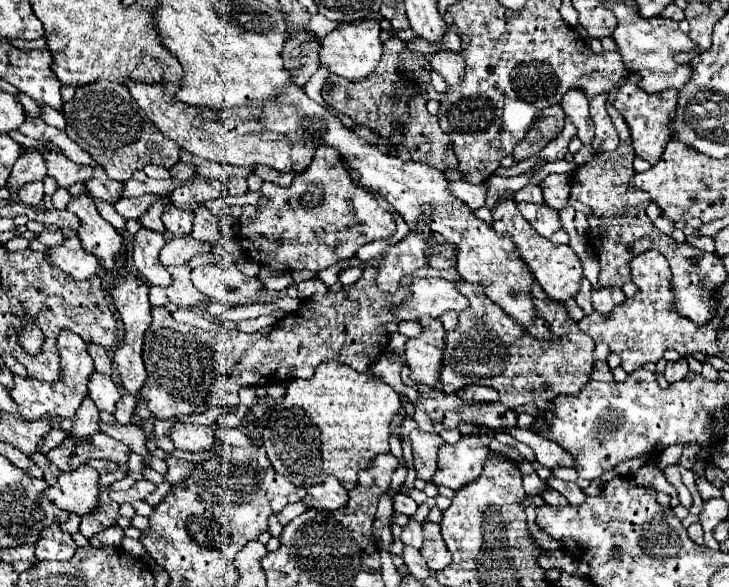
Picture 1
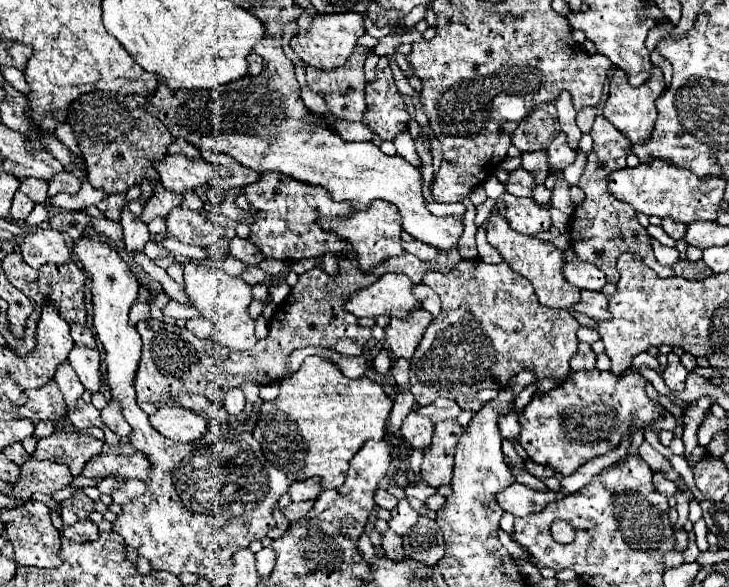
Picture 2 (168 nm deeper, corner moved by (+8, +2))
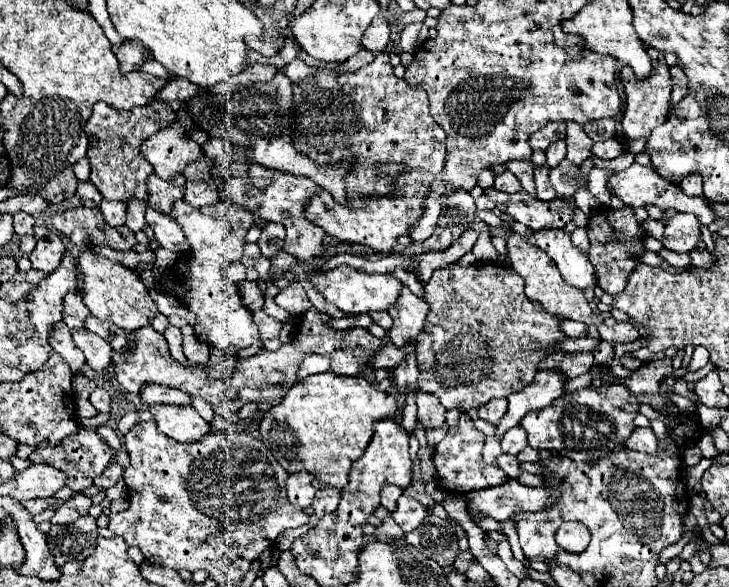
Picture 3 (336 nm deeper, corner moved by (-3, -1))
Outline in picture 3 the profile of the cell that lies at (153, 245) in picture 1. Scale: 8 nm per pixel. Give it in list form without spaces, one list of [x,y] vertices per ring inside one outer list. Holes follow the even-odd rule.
[[[129,199],[127,201],[127,227],[137,233],[137,231],[143,231],[147,221],[145,221],[145,209],[147,209],[147,203],[141,201],[141,199]]]

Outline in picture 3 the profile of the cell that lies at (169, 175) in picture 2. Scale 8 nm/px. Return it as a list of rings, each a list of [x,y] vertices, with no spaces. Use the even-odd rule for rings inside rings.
[[[175,121],[171,127],[149,137],[143,145],[143,157],[155,167],[157,177],[173,179],[183,173],[183,169],[205,157],[203,149],[185,137],[185,131]]]

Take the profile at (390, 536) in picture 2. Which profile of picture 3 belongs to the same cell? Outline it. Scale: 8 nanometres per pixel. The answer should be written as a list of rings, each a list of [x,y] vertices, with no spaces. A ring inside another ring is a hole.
[[[387,517],[387,519],[383,519],[383,523],[381,523],[381,527],[377,527],[377,531],[375,531],[375,537],[379,539],[379,541],[391,541],[391,539],[401,539],[403,537],[403,531],[401,531],[401,527],[391,519],[391,517]]]

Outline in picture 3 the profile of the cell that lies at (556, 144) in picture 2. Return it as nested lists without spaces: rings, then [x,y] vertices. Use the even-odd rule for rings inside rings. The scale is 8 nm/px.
[[[557,141],[547,149],[547,165],[557,167],[565,159],[565,141]]]

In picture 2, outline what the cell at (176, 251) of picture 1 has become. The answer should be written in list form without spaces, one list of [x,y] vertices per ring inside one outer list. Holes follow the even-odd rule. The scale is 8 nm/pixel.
[[[176,206],[168,214],[168,232],[170,238],[176,238],[194,246],[210,246],[224,236],[224,230],[218,228],[210,218],[206,218],[200,210],[188,210],[184,206]]]

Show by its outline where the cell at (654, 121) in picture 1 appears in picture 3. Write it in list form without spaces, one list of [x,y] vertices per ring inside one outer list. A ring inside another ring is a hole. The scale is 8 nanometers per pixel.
[[[649,49],[649,53],[651,53],[651,59],[653,59],[653,71],[651,71],[649,79],[639,81],[631,69],[627,69],[627,67],[621,69],[621,79],[623,79],[623,87],[625,87],[625,113],[623,113],[621,125],[623,125],[623,133],[629,139],[641,139],[641,137],[651,135],[651,131],[657,125],[665,123],[669,107],[671,107],[669,97],[671,97],[673,81],[671,81],[671,75],[669,75],[669,67],[663,61],[661,53],[657,53],[655,49]]]

